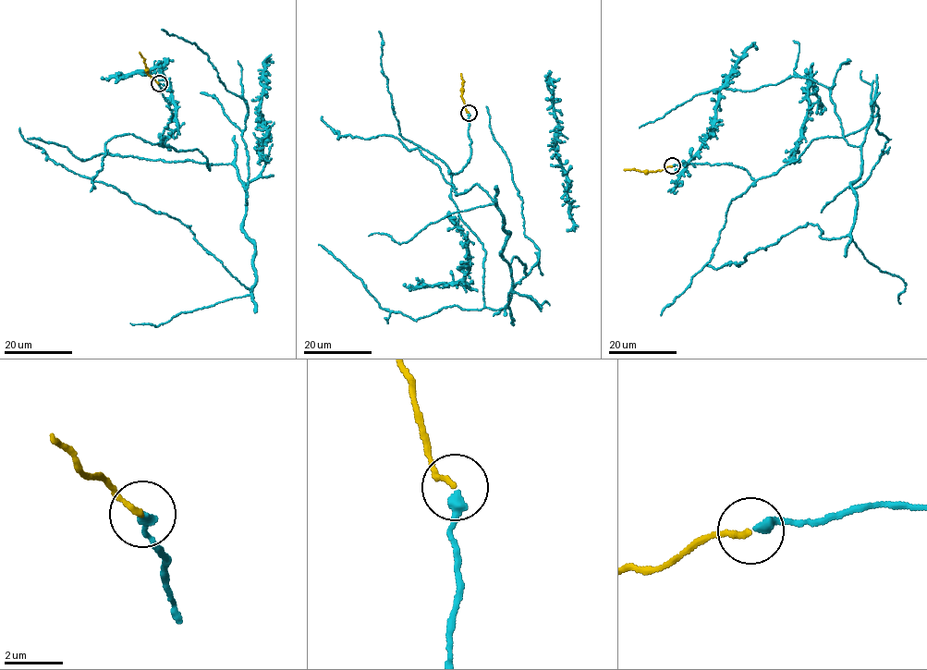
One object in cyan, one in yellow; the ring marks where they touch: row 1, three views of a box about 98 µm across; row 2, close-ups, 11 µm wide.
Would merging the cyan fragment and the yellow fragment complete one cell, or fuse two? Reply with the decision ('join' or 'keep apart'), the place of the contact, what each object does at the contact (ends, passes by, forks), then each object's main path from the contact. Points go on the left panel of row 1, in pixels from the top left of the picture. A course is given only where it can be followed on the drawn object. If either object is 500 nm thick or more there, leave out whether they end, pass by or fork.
join | (159, 83) | cyan ends | yellow ends | cyan via (159, 83), (173, 115), (163, 146), (236, 168), (250, 289), (179, 220), (56, 164), (19, 127) | yellow via (158, 83), (147, 73), (139, 52)

